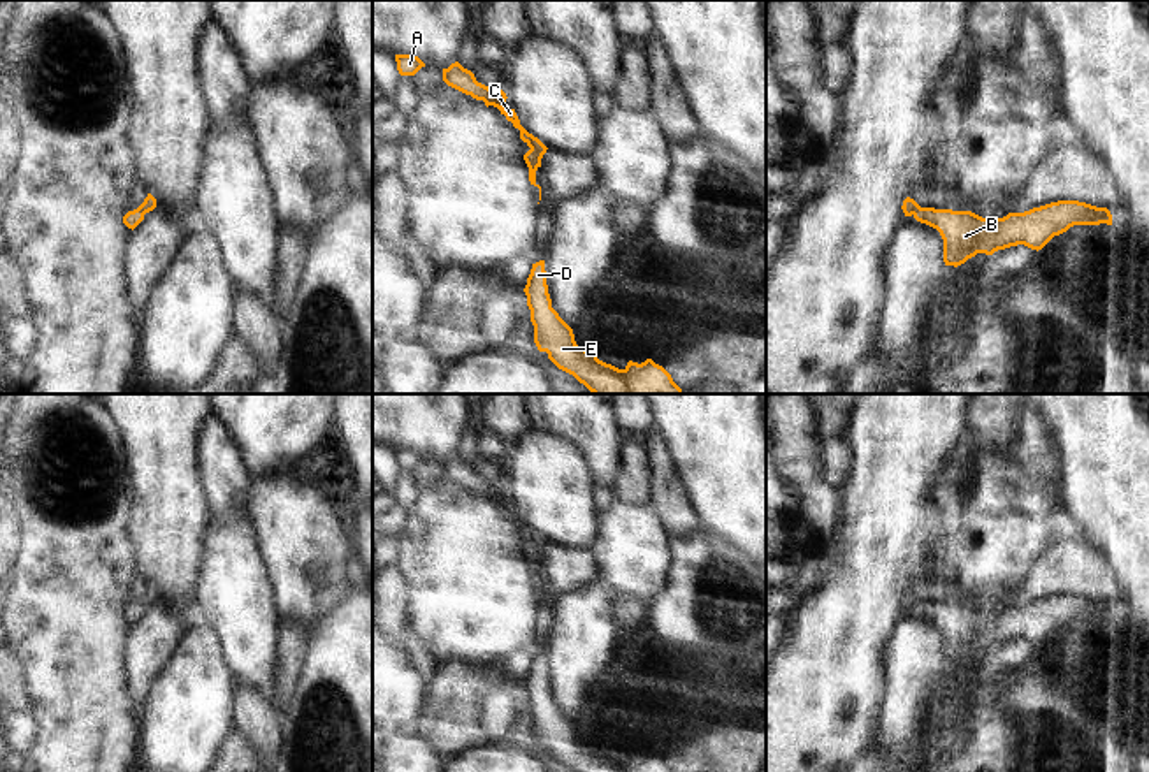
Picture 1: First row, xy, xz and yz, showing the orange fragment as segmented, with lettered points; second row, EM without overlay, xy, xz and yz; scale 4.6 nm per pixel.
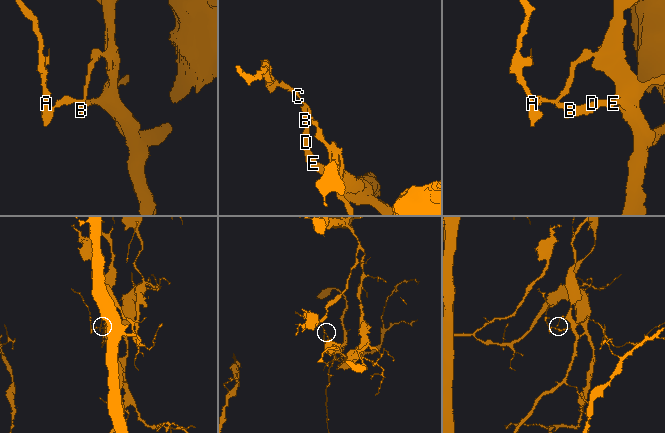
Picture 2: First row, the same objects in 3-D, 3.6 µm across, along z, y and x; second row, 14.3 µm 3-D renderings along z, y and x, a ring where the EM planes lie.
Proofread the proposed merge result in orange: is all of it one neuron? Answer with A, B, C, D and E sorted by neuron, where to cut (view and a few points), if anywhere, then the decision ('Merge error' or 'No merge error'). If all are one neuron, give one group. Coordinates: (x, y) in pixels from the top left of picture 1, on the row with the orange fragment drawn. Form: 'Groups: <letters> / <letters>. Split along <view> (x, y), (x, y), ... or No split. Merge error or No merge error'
Groups: A C / B D E. Split along xz (531, 148), (540, 159). Merge error.

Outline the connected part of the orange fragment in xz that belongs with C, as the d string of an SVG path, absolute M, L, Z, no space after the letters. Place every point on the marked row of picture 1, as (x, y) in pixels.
M459 62L452 63L448 69L443 69L443 81L466 93L471 95L476 100L483 100L485 106L494 106L501 111L501 114L506 116L508 121L513 123L515 128L520 130L520 139L539 157L543 158L543 155L546 153L546 146L534 137L532 134L529 134L522 125L520 120L515 113L515 109L508 109L506 104L506 93L502 90L494 90L488 88L481 83L476 81L474 74L467 69L464 69Z

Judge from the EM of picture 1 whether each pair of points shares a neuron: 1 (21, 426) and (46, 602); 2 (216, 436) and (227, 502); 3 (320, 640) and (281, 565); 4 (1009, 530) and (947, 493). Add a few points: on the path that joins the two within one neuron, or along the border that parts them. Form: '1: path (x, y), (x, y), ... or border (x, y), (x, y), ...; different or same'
1: path (27, 470), (27, 500), (46, 521), (46, 558); same
2: path (216, 452), (225, 486); same
3: border (341, 597), (313, 625), (306, 637); different
4: path (993, 514), (977, 498), (963, 498); same

